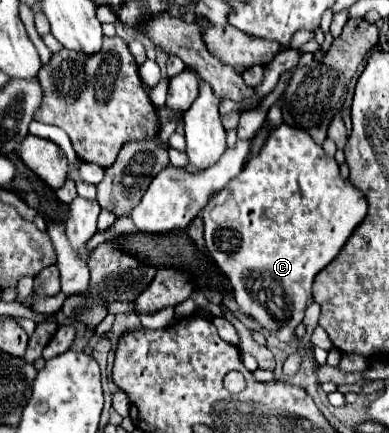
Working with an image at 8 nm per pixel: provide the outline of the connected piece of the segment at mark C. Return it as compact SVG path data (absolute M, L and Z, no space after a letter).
M286 123L272 129L262 151L248 161L236 177L236 183L242 185L236 197L234 191L226 187L214 195L202 211L208 253L230 281L240 309L280 341L292 341L296 325L312 303L310 289L316 273L320 273L340 253L348 237L364 221L368 213L366 197L362 197L352 183L342 179L336 159L326 155L306 131Z

